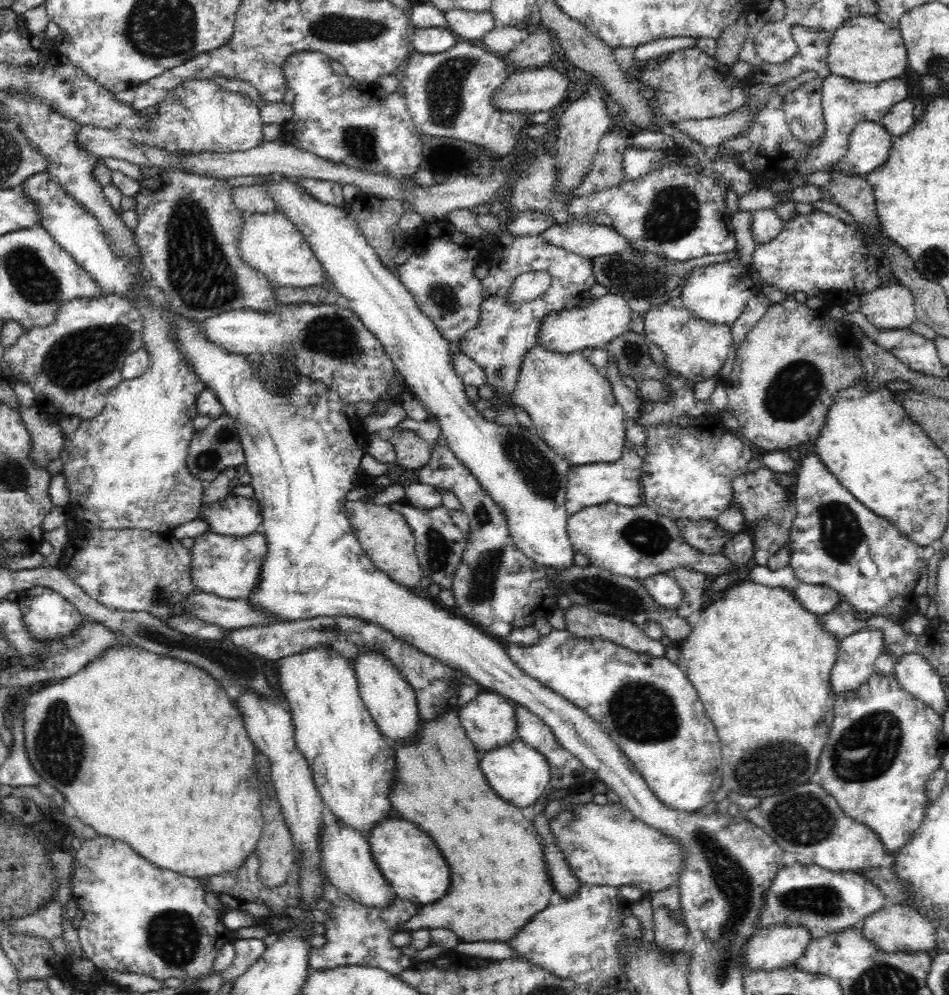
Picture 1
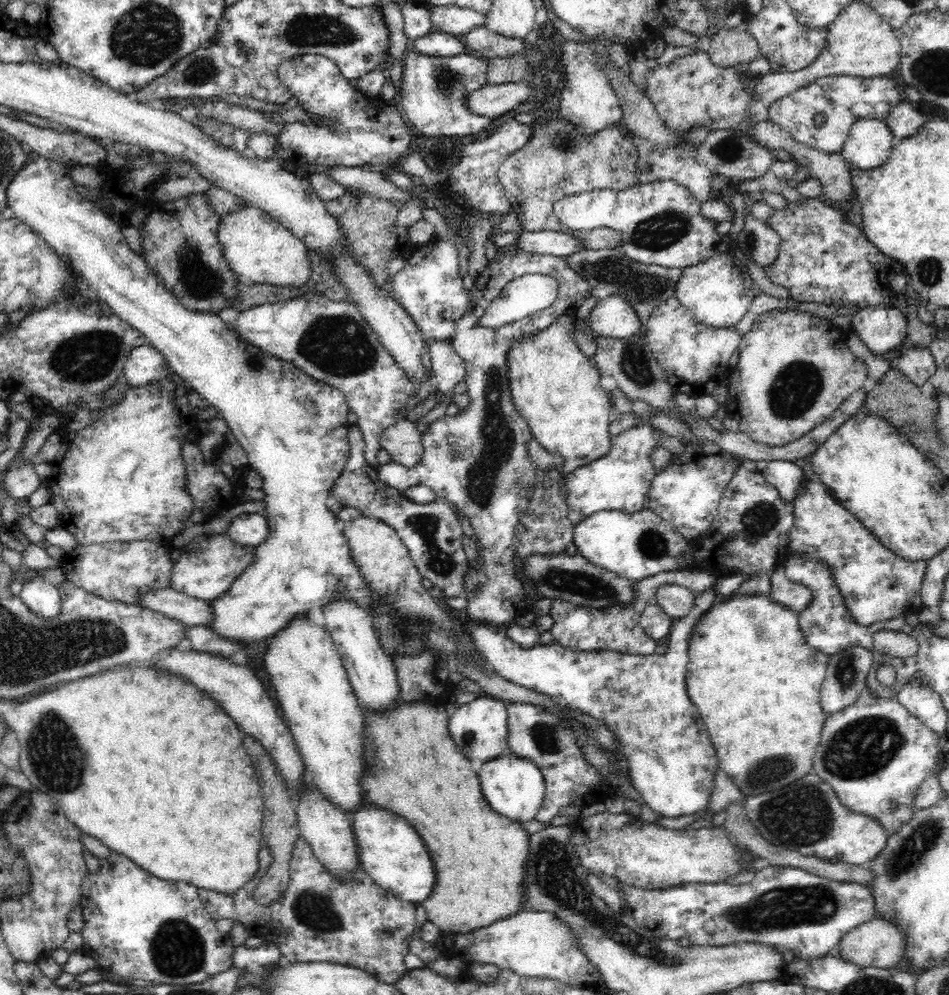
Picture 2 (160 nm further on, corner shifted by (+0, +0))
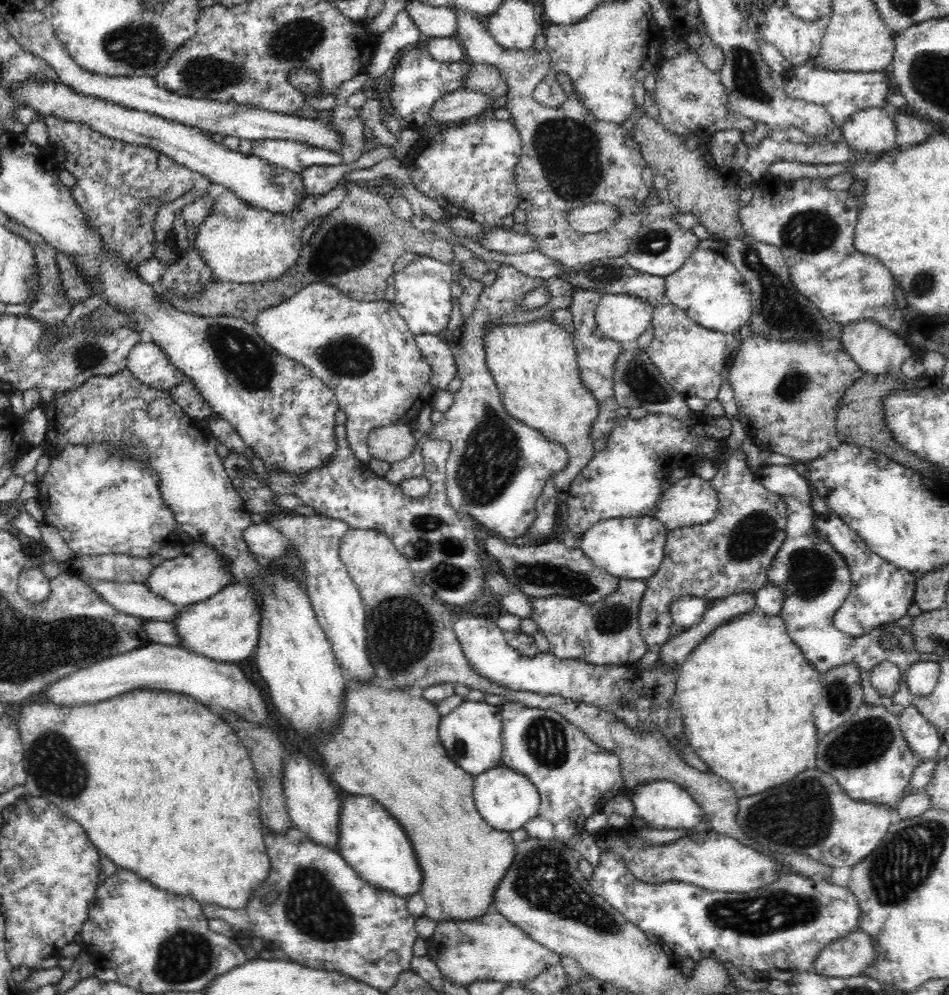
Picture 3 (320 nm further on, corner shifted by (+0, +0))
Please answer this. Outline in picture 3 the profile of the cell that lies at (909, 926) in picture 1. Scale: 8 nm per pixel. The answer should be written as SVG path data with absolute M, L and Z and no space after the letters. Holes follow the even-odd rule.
M852 931L830 942L818 954L810 970L819 974L850 978L863 974L876 958L876 941L865 932Z

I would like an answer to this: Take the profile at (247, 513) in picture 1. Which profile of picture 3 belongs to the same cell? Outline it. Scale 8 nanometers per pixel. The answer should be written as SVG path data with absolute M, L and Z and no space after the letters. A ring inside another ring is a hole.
M255 521L246 526L242 538L249 551L258 557L278 559L287 546L286 538L267 522Z

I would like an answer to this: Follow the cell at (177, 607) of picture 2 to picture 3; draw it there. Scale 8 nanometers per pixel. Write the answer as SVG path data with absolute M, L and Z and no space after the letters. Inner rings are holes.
M96 581L89 587L108 604L124 614L141 616L162 622L172 622L179 616L180 606L154 594L144 583Z

